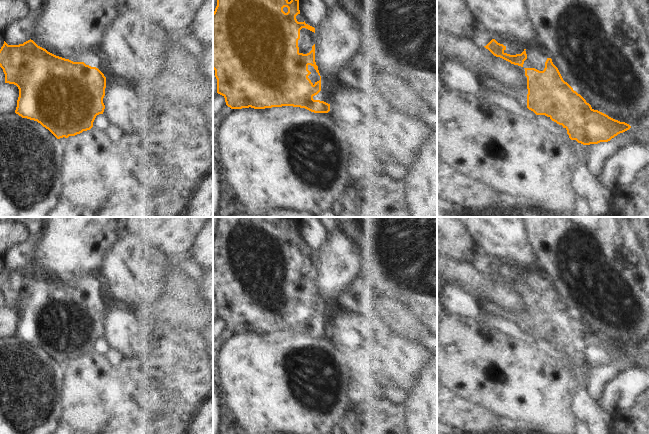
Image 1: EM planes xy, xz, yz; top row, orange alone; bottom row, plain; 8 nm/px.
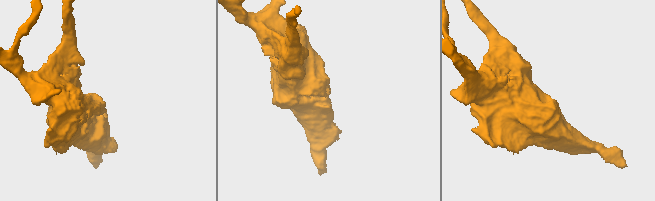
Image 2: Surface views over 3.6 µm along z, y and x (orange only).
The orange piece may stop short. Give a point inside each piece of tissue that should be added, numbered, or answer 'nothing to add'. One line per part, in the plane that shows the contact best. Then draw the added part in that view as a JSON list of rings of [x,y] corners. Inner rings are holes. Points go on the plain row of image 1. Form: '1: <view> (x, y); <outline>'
nothing to add

